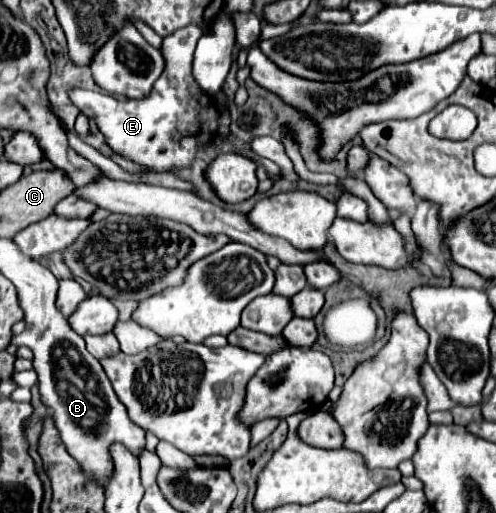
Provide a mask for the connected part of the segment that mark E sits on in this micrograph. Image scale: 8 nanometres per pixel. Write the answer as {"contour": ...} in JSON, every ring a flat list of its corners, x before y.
{"contour":[[187,26,171,36,163,38,163,58,165,70,157,80,151,96,143,100,117,100,109,94,73,90,71,100,89,118,95,120,97,128,103,132,107,146,147,170,169,172,191,168,195,154,201,146,207,146,219,128,219,110,207,92,199,90,195,84,191,64,195,44,203,30,197,26]]}

